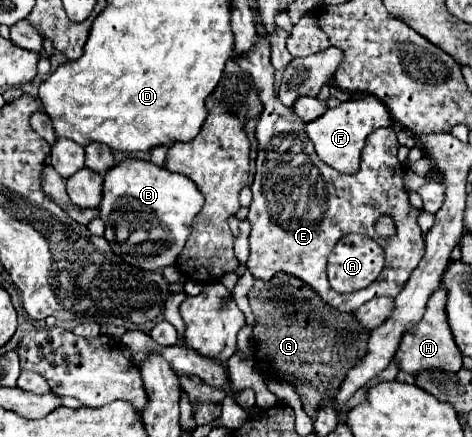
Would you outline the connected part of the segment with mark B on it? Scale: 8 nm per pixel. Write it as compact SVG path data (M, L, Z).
M126 158L104 174L100 202L100 218L106 224L104 238L124 262L144 270L160 270L176 262L202 204L200 190L186 176L148 160Z

